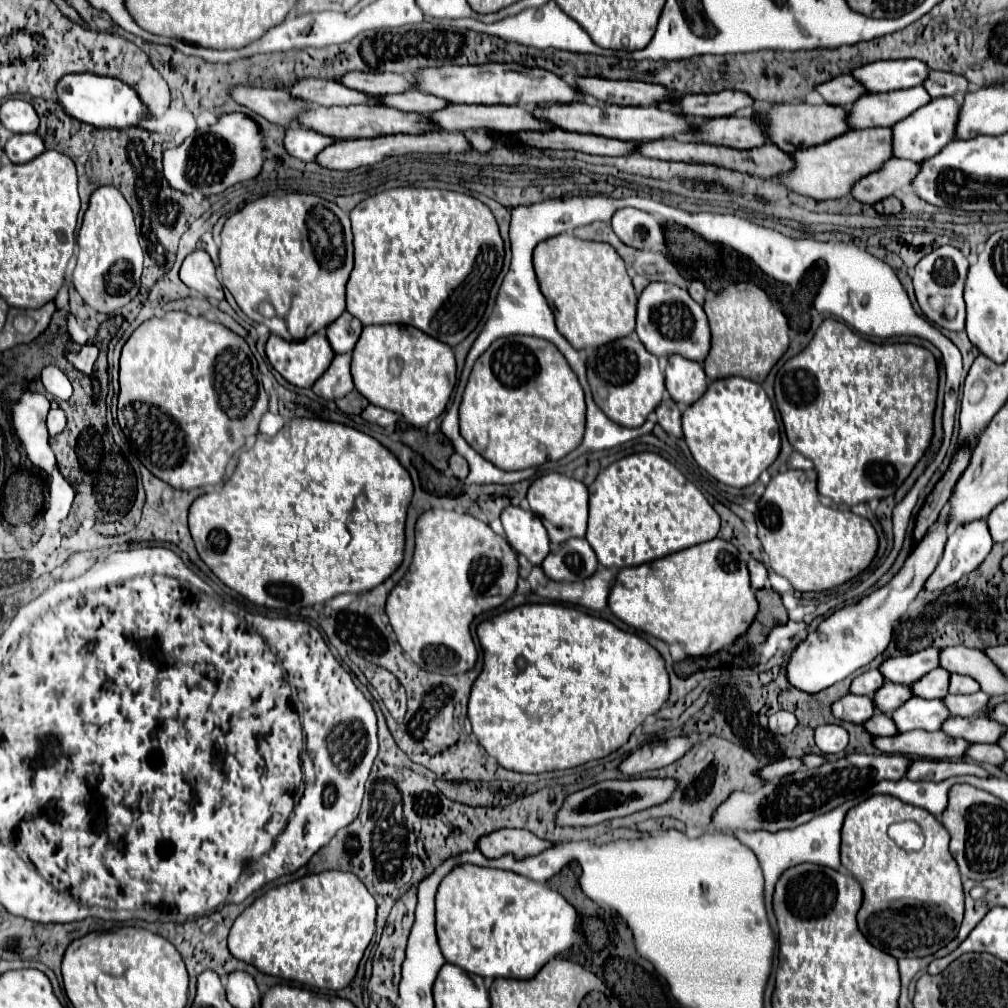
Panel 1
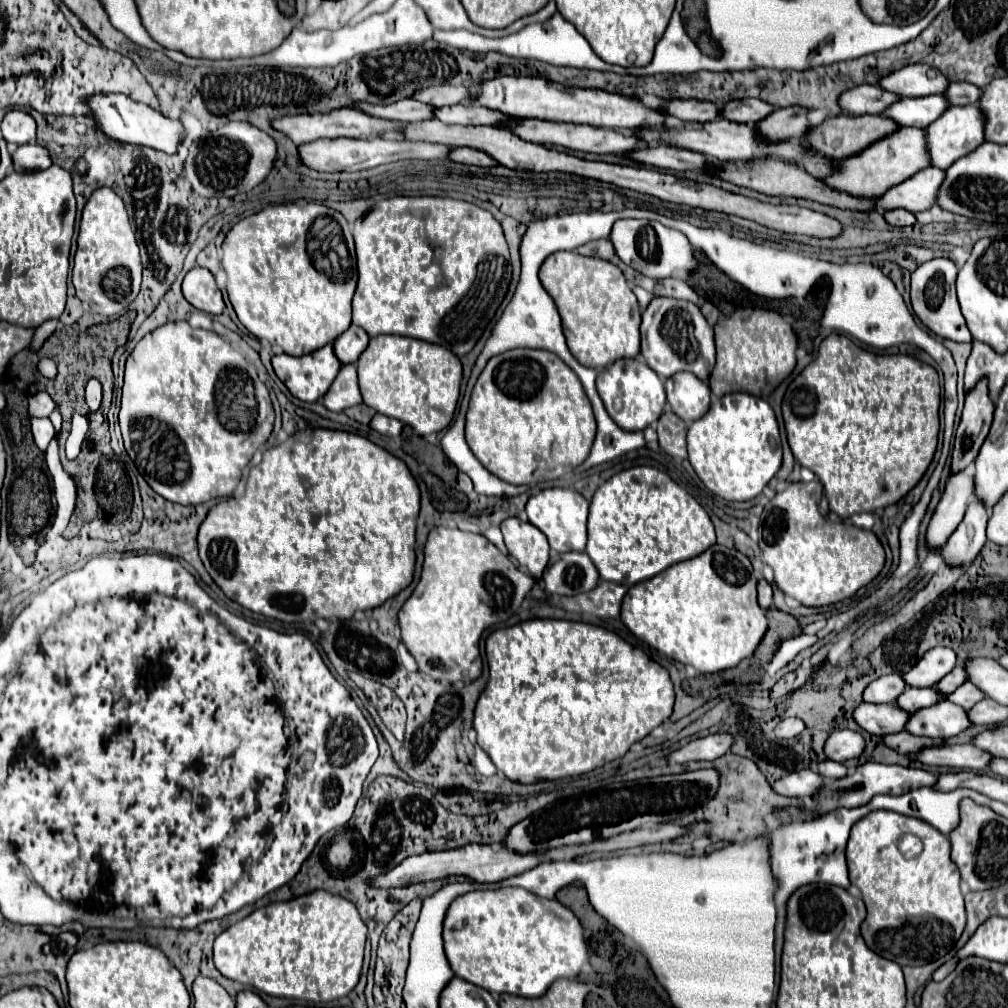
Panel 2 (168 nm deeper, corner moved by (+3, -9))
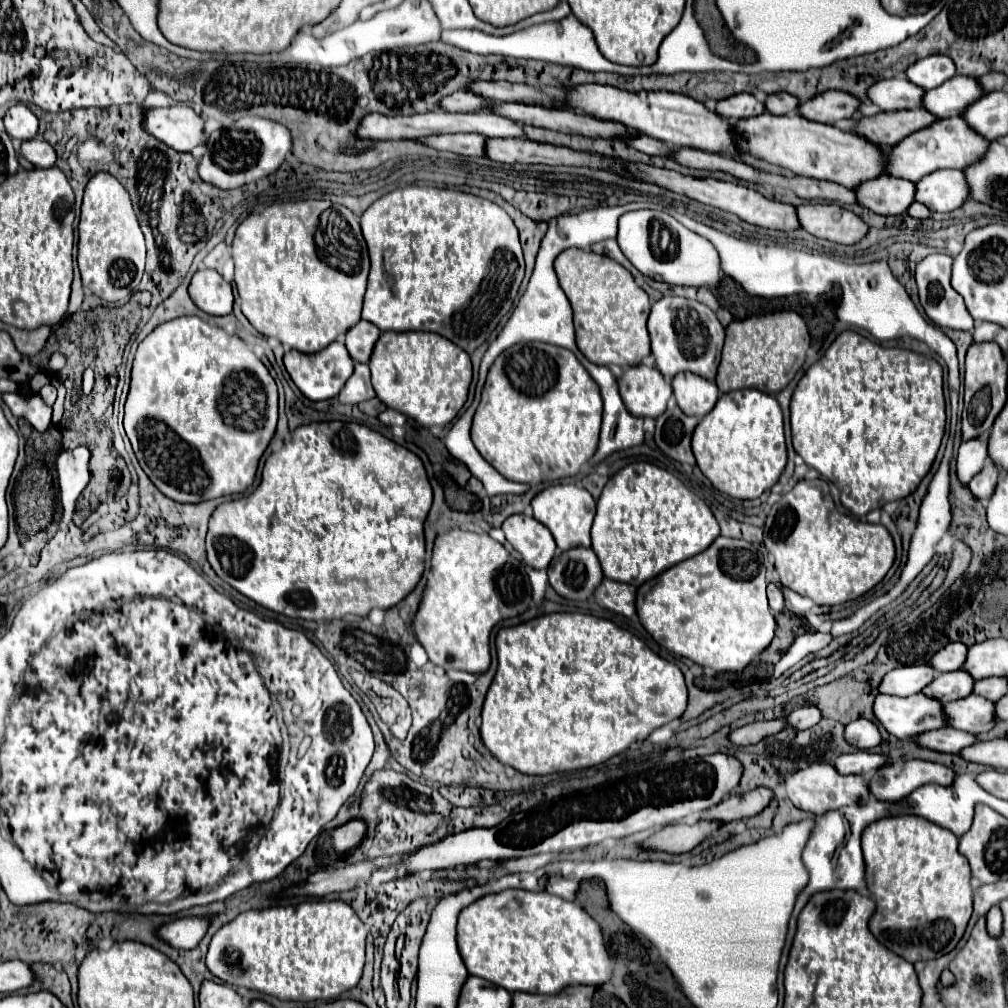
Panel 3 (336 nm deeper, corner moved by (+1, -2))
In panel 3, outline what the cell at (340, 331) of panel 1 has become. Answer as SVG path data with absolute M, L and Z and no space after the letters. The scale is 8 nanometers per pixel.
M358 321L346 333L346 349L354 361L368 363L372 347L380 337L380 329L368 321Z

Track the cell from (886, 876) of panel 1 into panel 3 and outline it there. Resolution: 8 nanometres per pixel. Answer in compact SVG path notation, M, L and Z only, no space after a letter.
M918 815L882 817L862 833L862 853L866 863L866 887L876 901L876 913L870 919L872 935L890 951L910 963L938 959L950 953L964 935L972 915L972 887L968 859L958 853L958 837Z

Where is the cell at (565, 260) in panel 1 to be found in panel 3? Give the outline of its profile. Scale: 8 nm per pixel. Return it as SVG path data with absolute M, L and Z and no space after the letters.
M584 249L562 251L554 261L554 269L574 311L576 345L588 361L596 365L612 363L630 367L650 355L650 339L646 331L650 301L628 269L606 255L596 255Z

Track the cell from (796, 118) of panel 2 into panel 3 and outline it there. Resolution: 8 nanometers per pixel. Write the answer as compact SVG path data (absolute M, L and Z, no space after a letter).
M824 91L822 95L816 95L810 101L804 101L798 105L798 113L810 121L834 125L840 119L850 119L860 101L854 99L850 93L842 91Z

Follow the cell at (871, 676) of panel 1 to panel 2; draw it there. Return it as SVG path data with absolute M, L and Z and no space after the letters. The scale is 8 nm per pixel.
M888 674L878 680L874 680L866 690L864 690L864 702L896 702L898 696L906 690L906 682L900 674Z

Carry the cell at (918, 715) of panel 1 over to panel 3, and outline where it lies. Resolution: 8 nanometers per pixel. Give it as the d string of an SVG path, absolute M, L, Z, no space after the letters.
M968 695L966 699L944 703L946 719L950 719L950 727L968 731L968 733L984 733L990 731L996 723L994 703L980 697Z

